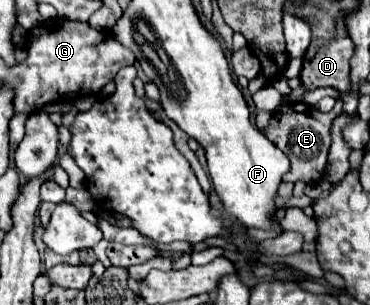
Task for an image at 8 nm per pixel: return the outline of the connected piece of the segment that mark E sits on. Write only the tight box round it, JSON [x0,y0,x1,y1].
[265,103,341,183]

